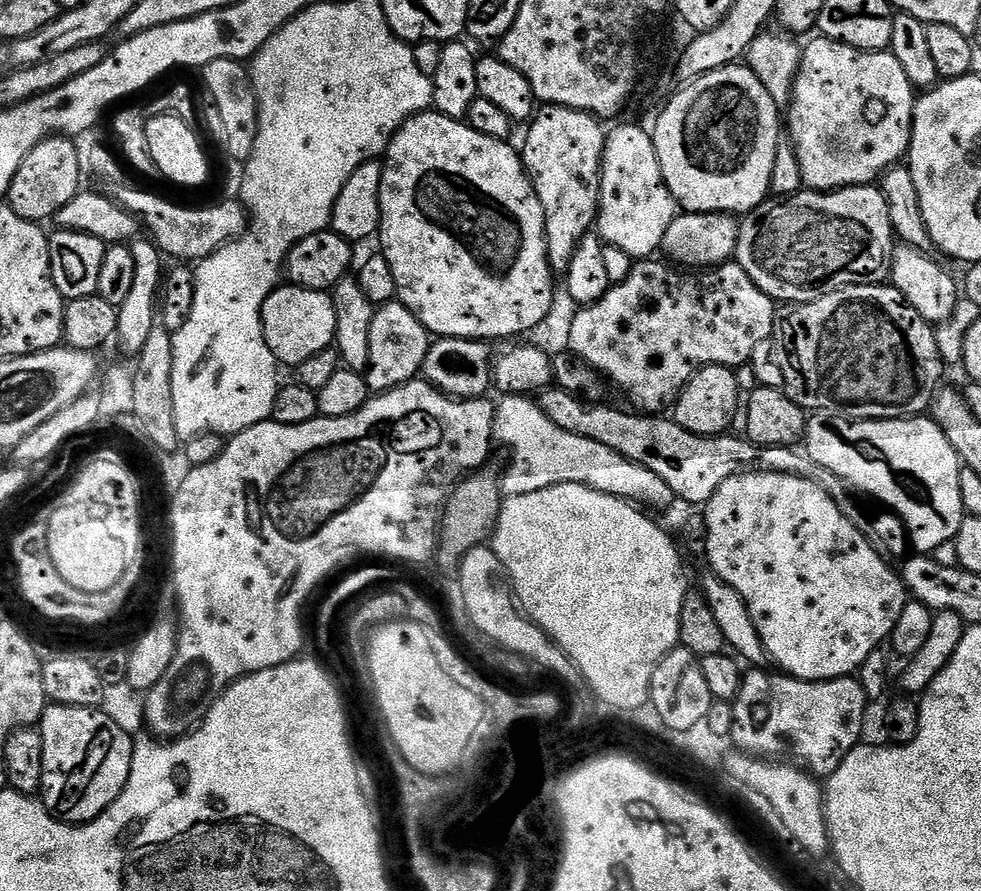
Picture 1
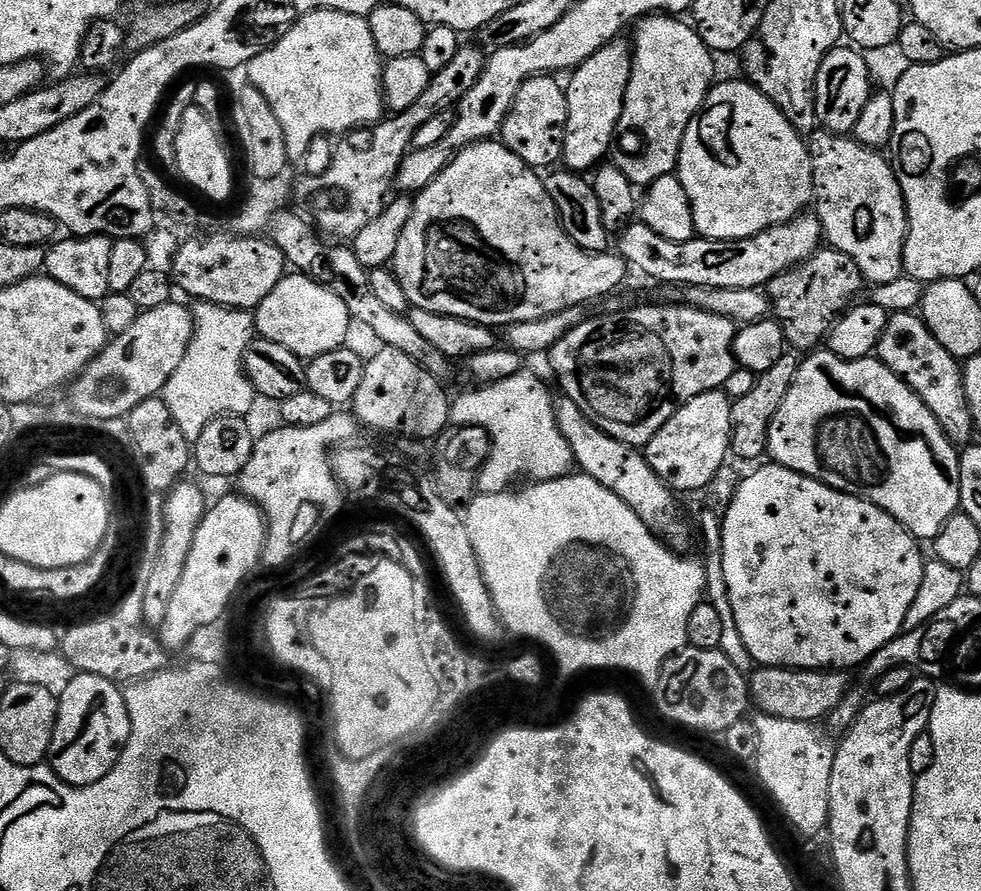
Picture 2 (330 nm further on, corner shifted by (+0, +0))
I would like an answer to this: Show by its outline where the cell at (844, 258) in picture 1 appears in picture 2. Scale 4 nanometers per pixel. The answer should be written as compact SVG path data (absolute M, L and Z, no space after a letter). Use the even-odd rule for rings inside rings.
M801 214L778 226L770 226L750 238L741 240L705 240L693 238L686 242L670 242L662 234L654 234L650 226L633 222L618 233L618 254L625 264L644 276L667 286L763 289L787 268L810 259L822 247L820 219L814 214Z

